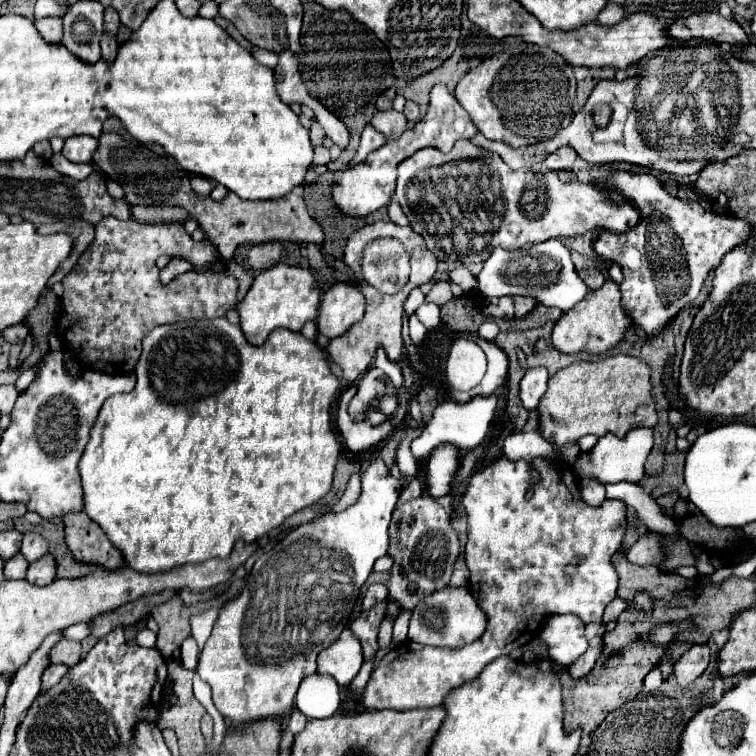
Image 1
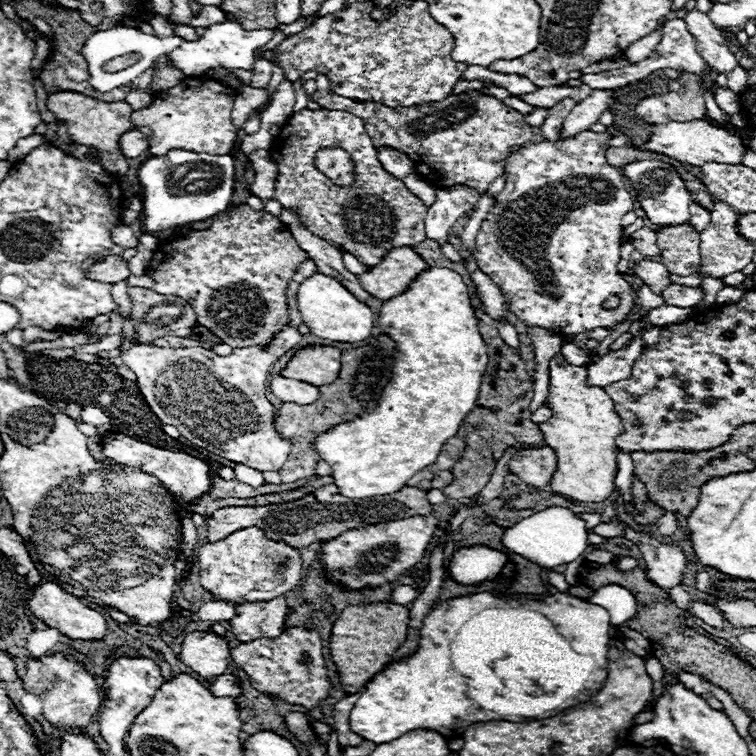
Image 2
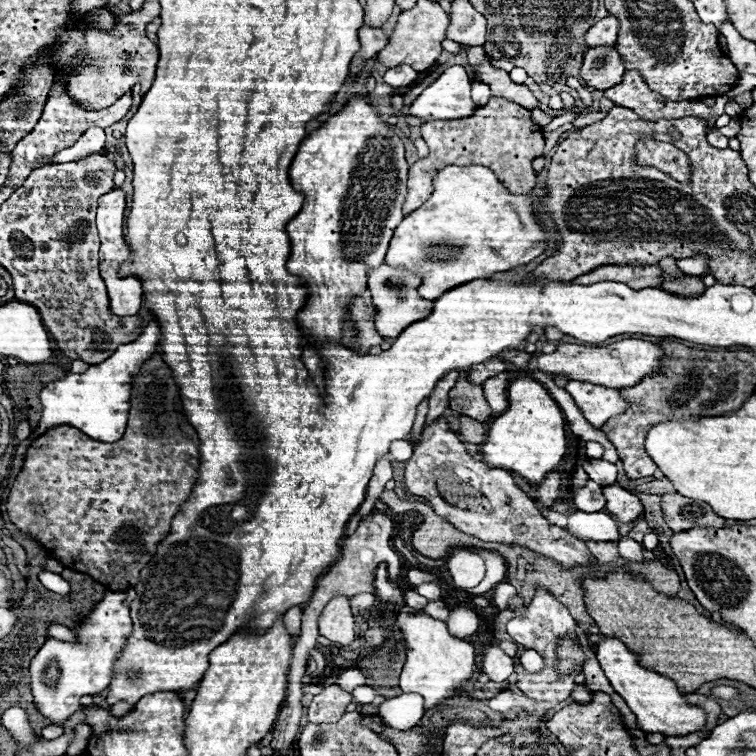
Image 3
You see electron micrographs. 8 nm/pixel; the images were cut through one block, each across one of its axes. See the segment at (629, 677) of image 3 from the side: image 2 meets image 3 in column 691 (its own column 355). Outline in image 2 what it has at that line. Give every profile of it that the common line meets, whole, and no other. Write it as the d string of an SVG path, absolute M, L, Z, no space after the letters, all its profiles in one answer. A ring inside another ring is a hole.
M478 592L446 600L432 608L422 622L418 650L412 656L386 666L378 672L376 678L366 684L364 692L350 712L352 732L362 736L364 740L384 744L418 728L454 736L454 732L462 732L470 724L488 722L488 714L476 708L474 702L468 698L466 688L462 688L460 674L452 672L454 666L450 660L450 642L472 614L502 604L504 602L490 592Z

